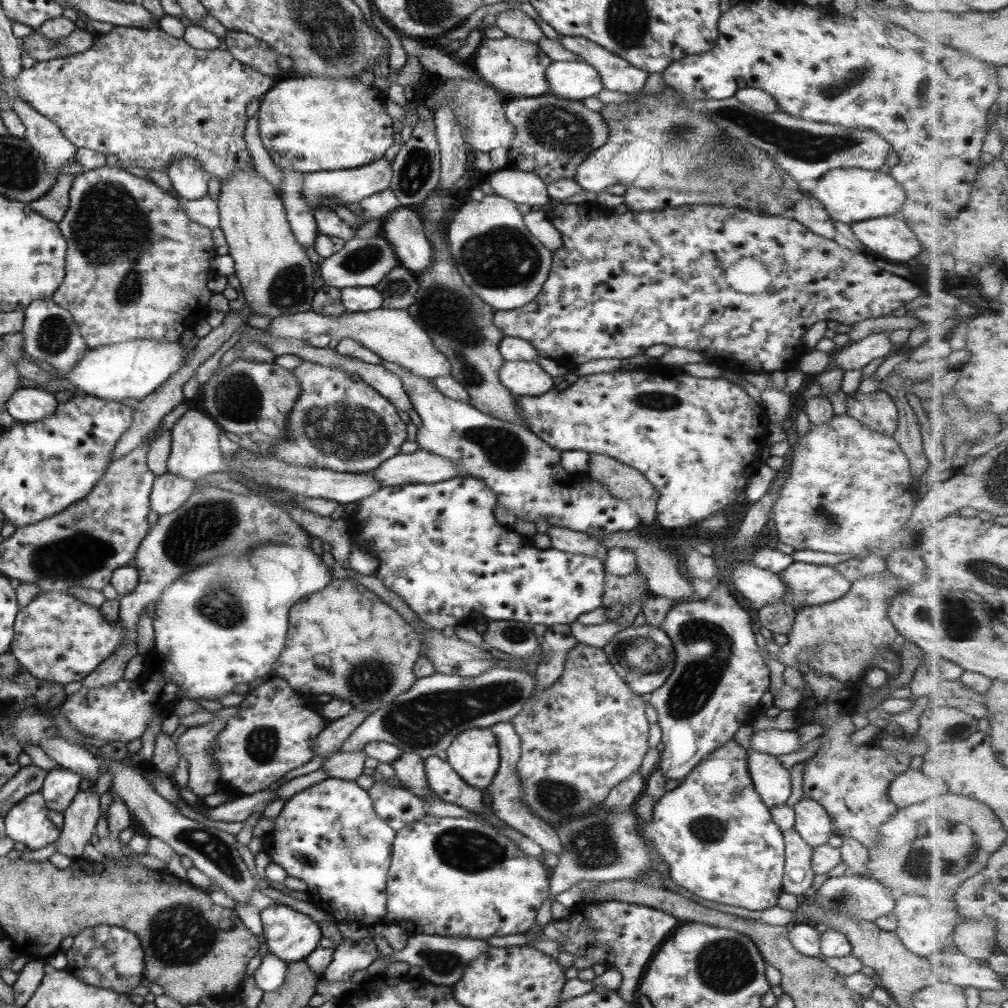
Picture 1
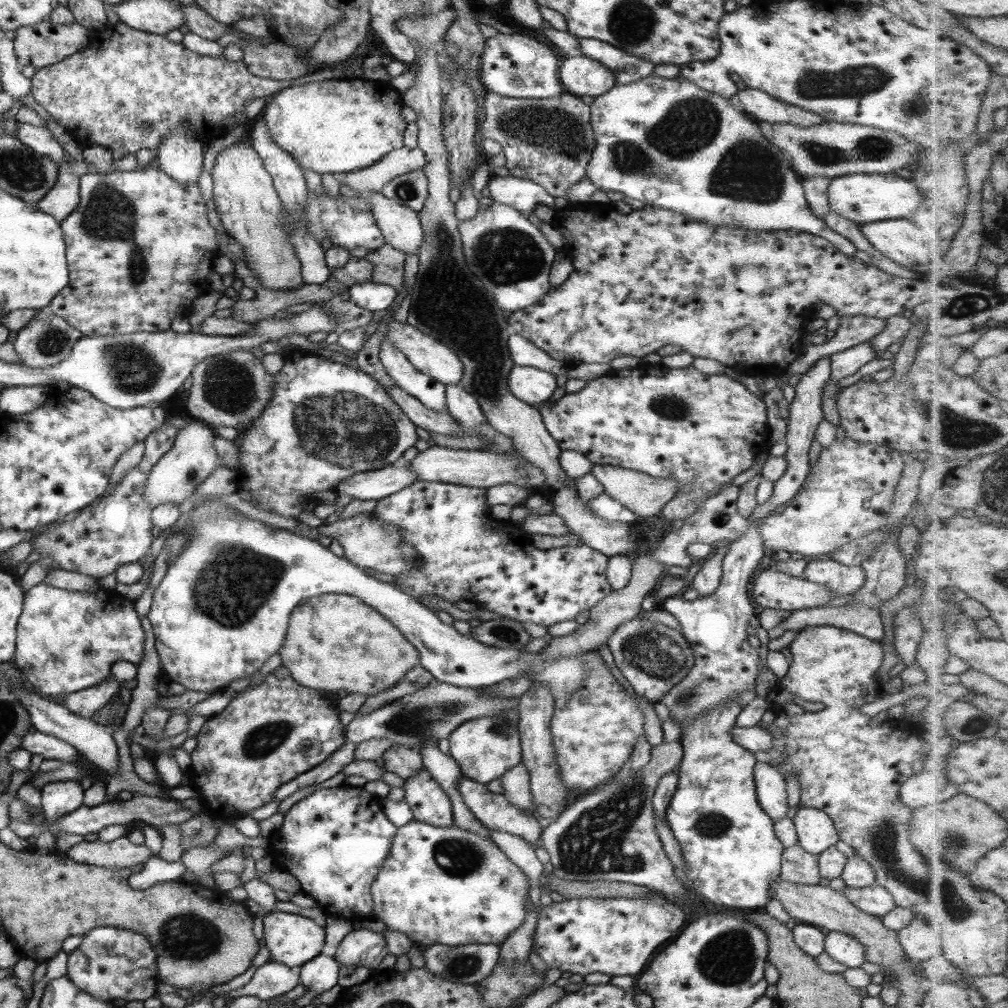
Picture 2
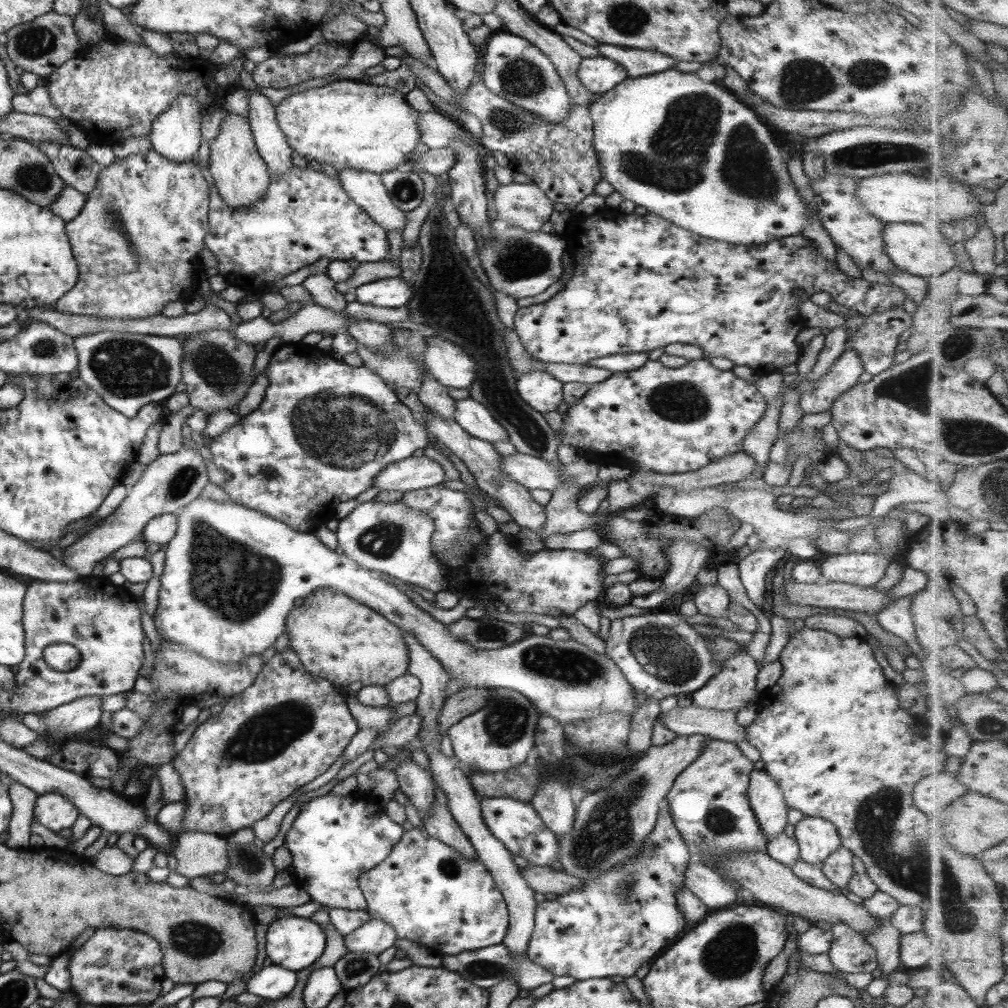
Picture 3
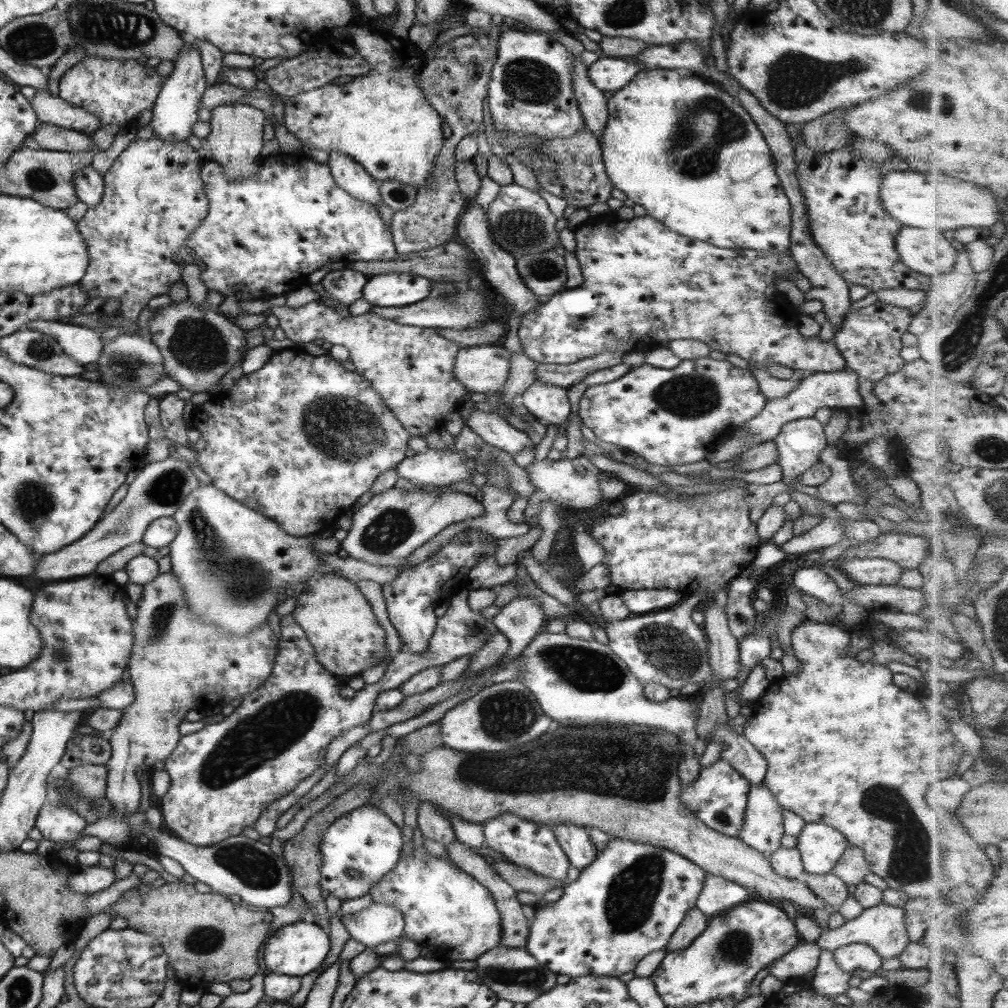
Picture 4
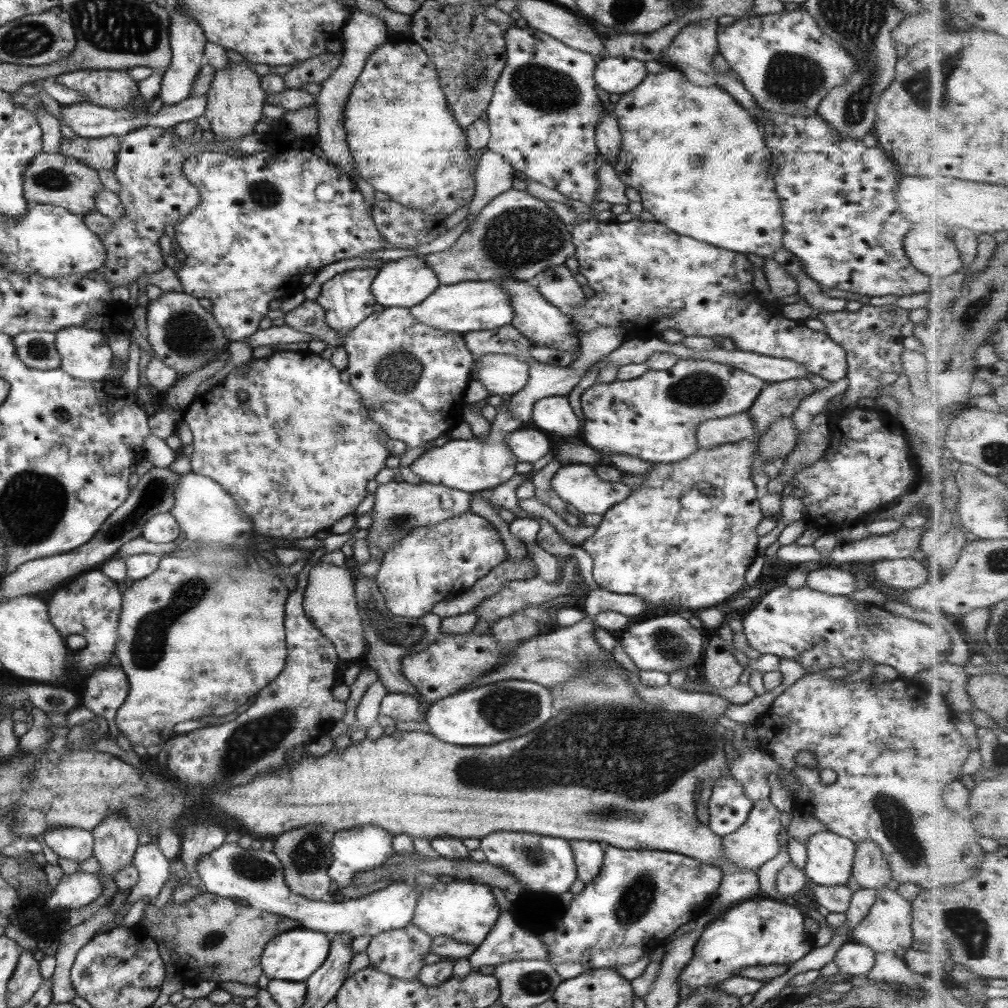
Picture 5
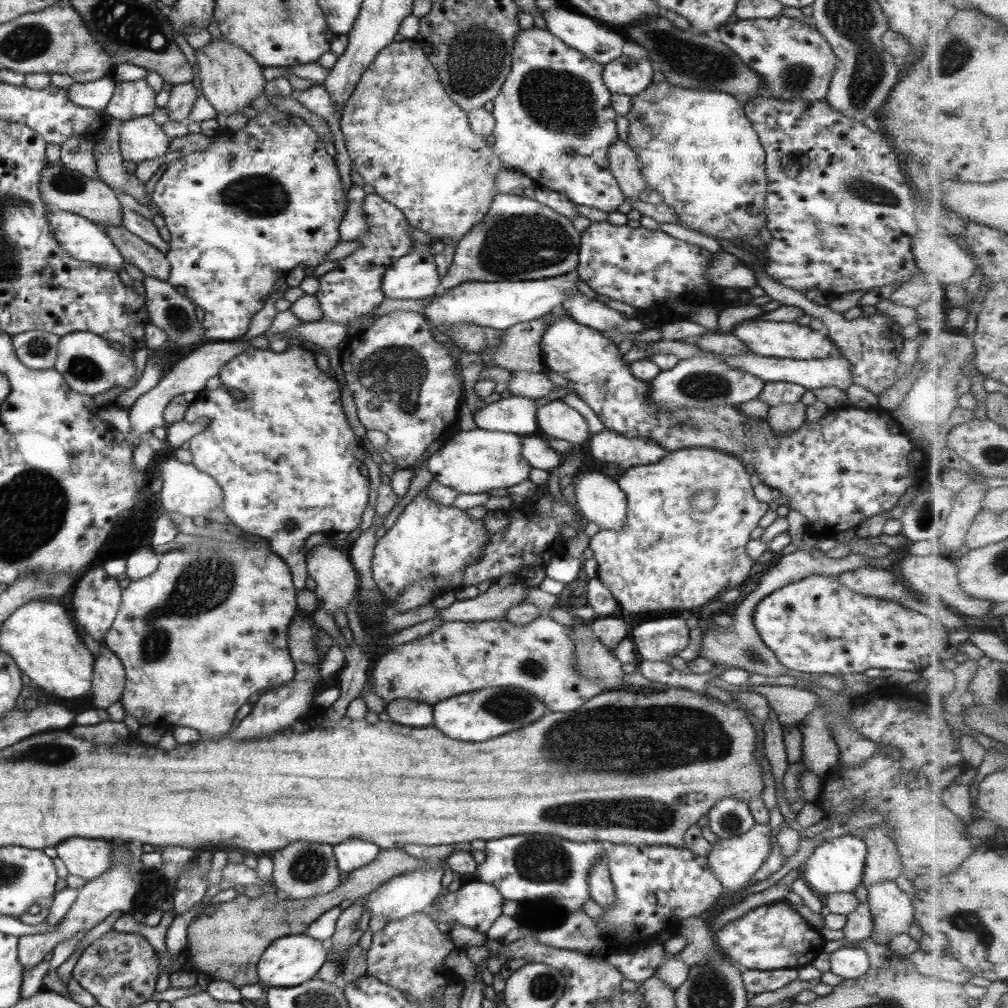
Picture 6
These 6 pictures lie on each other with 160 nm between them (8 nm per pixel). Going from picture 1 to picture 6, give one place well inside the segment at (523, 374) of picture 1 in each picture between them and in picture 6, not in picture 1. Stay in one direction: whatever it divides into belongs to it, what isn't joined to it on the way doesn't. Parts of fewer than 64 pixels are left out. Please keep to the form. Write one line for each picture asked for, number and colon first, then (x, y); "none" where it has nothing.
2: (532, 386)
3: (542, 392)
4: (550, 403)
5: (552, 414)
6: (555, 419)

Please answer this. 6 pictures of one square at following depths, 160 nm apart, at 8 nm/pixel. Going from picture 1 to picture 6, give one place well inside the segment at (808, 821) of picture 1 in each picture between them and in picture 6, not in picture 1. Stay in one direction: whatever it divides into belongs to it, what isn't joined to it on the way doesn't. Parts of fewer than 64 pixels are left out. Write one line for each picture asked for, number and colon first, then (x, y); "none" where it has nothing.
2: (814, 830)
3: (817, 839)
4: (819, 846)
5: (829, 857)
6: (836, 866)

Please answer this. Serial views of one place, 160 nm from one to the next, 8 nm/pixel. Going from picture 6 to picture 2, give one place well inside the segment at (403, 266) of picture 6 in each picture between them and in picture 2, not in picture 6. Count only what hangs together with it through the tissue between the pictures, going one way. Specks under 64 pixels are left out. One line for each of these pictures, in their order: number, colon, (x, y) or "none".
2: (370, 296)
3: (393, 292)
4: (396, 289)
5: (403, 283)

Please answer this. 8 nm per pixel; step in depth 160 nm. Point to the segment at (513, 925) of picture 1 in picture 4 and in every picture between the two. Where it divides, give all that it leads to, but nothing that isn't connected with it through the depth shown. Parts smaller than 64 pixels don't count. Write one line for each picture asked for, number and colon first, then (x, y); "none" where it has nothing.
2: (439, 885)
3: (428, 894)
4: (441, 906)

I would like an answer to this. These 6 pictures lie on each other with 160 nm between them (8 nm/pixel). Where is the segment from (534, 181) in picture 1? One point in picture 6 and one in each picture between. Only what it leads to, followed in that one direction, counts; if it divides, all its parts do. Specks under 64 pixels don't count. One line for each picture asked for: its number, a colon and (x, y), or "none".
2: (521, 194)
3: (521, 205)
4: (519, 221)
5: (516, 235)
6: (518, 238)

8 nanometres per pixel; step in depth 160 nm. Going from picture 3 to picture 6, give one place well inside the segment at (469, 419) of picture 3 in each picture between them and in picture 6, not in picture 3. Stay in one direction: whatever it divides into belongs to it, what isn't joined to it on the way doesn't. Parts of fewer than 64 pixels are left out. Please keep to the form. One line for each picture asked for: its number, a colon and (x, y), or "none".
4: (493, 430)
5: (528, 445)
6: (535, 452)

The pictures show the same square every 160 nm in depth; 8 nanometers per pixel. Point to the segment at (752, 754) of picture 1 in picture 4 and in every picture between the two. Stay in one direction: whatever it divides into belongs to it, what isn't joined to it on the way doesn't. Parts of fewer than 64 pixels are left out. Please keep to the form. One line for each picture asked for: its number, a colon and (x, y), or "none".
2: (770, 790)
3: (765, 799)
4: (762, 829)

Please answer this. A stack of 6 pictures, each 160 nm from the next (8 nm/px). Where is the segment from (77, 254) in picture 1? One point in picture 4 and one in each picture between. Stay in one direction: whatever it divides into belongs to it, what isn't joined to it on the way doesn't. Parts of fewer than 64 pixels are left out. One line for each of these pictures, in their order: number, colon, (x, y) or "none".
2: (138, 248)
3: (135, 241)
4: (152, 199)

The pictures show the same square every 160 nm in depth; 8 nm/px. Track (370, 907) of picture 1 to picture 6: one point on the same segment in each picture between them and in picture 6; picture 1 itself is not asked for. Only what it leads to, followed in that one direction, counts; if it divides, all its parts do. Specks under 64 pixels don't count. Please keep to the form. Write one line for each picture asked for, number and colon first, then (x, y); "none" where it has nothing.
2: (334, 842)
3: (334, 839)
4: (358, 848)
5: (364, 848)
6: (353, 853)

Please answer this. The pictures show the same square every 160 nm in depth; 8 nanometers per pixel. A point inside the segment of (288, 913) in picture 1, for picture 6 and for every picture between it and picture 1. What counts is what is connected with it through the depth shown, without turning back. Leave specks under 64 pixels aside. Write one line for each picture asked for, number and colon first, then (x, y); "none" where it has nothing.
2: (291, 939)
3: (293, 943)
4: (294, 950)
5: (293, 955)
6: (289, 961)

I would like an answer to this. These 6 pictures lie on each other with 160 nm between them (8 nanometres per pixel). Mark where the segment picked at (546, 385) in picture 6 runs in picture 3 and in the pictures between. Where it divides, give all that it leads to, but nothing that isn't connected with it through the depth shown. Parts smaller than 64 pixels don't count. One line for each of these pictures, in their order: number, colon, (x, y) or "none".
3: (451, 367)
4: (480, 369)
5: (500, 375)

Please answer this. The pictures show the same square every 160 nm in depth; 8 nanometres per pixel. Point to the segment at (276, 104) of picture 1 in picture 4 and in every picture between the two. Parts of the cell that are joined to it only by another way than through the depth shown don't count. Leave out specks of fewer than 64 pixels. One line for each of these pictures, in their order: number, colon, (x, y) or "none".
2: (334, 126)
3: (348, 124)
4: (380, 119)

